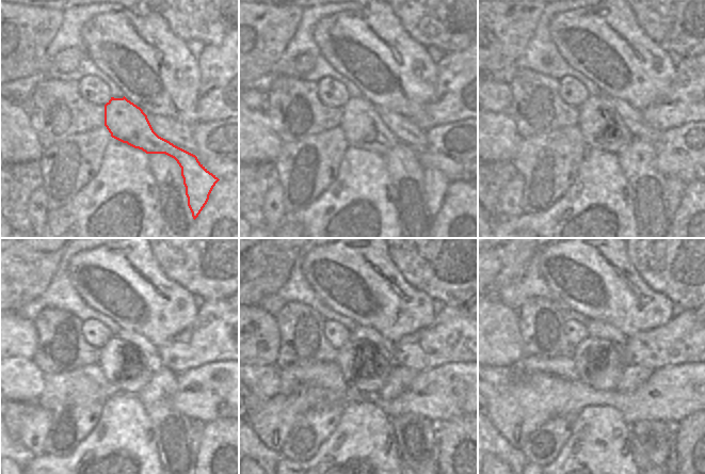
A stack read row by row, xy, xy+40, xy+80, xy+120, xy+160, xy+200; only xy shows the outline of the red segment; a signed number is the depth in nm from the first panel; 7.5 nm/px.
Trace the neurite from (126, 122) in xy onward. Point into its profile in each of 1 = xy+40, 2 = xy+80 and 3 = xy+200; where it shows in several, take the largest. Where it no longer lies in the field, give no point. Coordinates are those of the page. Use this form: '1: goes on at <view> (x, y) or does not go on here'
1: goes on at xy+40 (361, 122)
2: goes on at xy+80 (602, 127)
3: goes on at xy+200 (590, 366)

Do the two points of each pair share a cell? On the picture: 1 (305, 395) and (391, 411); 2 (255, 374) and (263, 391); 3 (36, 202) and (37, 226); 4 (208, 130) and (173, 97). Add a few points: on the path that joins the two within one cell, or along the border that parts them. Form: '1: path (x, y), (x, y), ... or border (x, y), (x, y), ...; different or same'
1: path (326, 396), (370, 397); same
2: path (259, 378), (263, 382), (263, 386); same
3: path (37, 208), (37, 220); same
4: border (198, 122), (192, 126); different

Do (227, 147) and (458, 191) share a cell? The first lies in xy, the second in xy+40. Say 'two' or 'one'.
two

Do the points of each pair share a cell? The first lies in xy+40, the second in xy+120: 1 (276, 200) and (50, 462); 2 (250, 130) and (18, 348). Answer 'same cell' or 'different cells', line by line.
1: different cells
2: different cells

